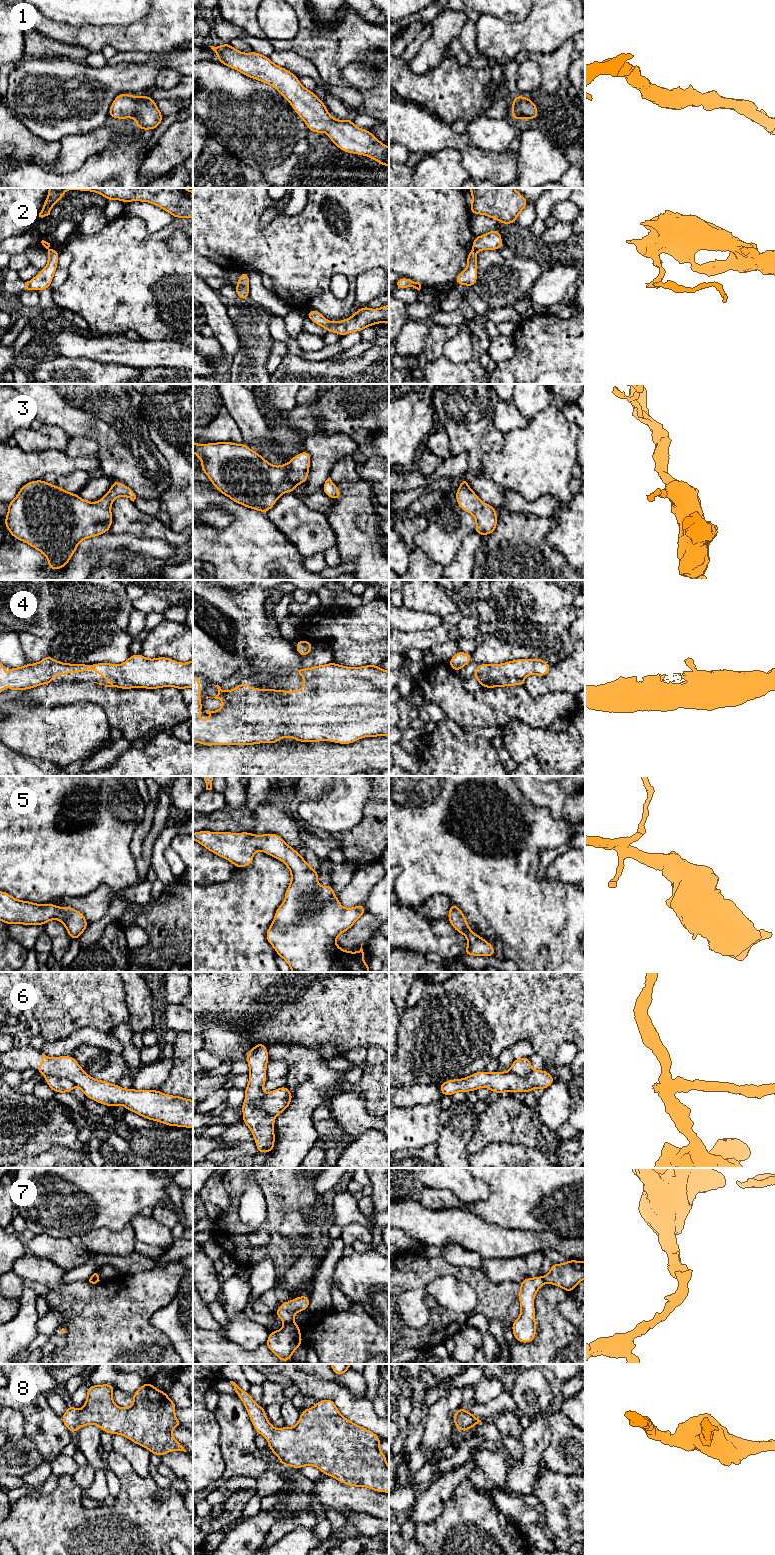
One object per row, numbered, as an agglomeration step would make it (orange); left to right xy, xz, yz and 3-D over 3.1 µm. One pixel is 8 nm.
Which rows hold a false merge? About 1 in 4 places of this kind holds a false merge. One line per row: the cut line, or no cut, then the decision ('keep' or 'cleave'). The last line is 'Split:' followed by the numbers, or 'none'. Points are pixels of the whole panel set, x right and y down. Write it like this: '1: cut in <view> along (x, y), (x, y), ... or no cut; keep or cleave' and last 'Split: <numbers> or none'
1: no cut; keep
2: cut in yz along (473, 248), (476, 251); cleave
3: no cut; keep
4: no cut; keep
5: no cut; keep
6: cut in xy along (46, 1075), (63, 1076), (75, 1085); cleave
7: cut in xz along (293, 1322), (285, 1324); cleave
8: no cut; keep
Split: 2, 6, 7

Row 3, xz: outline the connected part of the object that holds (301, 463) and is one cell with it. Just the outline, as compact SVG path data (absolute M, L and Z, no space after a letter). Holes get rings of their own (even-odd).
M193 440L193 453L202 460L201 470L220 493L237 504L263 513L267 513L281 495L294 493L296 486L307 482L309 477L311 455L306 450L280 466L273 466L243 443L216 442L197 445Z

